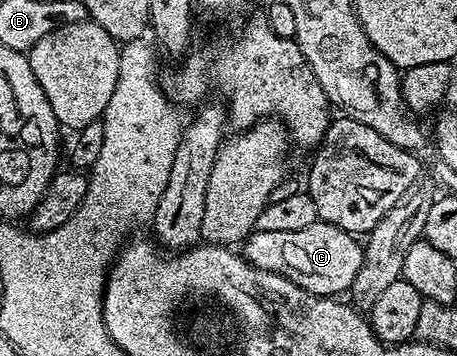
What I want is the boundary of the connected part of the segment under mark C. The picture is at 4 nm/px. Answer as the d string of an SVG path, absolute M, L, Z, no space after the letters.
M318 219L313 226L305 226L305 230L254 231L243 241L241 255L253 266L268 268L273 274L281 274L285 278L289 278L289 282L301 286L301 290L305 290L309 294L335 298L351 289L353 278L357 278L357 272L363 265L363 244L355 240L358 239L352 233Z

